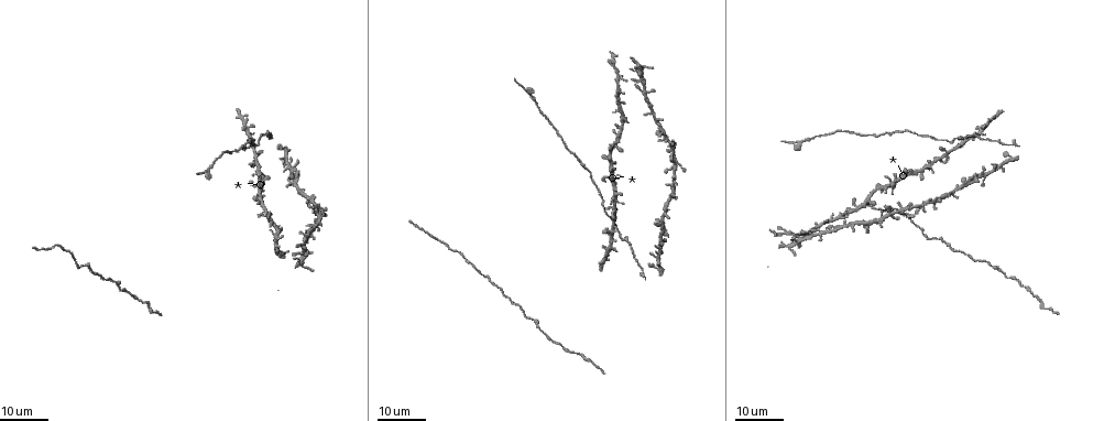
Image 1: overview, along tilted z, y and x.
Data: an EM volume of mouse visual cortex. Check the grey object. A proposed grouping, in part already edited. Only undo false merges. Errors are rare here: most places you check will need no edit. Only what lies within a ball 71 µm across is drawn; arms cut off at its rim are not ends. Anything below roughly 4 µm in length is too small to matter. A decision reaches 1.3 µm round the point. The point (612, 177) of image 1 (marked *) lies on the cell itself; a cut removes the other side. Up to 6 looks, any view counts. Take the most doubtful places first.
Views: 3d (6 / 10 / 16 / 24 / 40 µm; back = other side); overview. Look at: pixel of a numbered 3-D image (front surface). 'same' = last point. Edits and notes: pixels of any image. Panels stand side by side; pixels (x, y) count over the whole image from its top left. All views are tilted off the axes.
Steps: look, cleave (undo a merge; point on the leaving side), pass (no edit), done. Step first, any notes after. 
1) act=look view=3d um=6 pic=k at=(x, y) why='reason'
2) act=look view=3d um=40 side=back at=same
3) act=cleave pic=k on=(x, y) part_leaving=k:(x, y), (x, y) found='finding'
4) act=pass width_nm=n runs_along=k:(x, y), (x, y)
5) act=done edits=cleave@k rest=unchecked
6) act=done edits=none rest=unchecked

act=look view=3d um=16 pic=1 at=(952, 140) why='a fork'

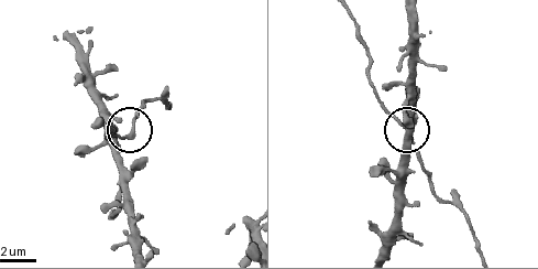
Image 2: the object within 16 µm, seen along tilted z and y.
act=look view=3d um=6 pic=2 at=(132, 134) why='closer look'

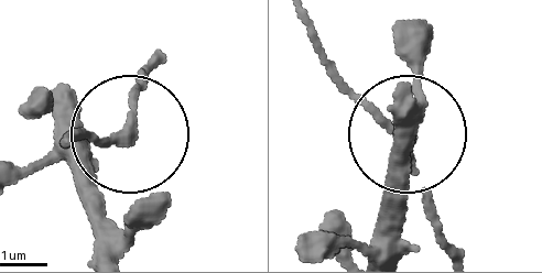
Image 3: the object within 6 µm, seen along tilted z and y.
act=pass runs_along=3:(95, 246), (96, 205), (151, 64) found='all the same cell'

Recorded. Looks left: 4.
act=look view=3d um=16 pic=1 at=(621, 78) why='three-way junction'

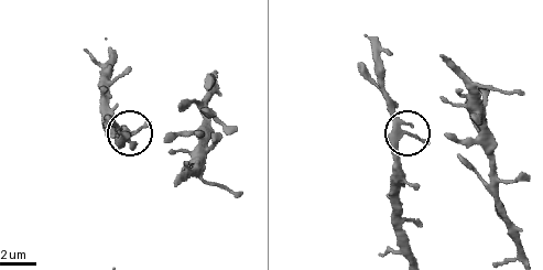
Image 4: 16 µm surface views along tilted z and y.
act=look view=3d um=10 pic=4 at=(409, 134) why='zoom in'

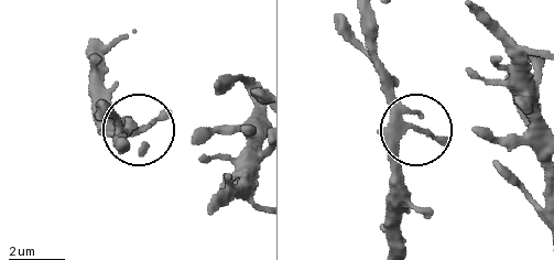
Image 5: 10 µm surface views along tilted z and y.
act=look view=3d um=10 side=back pic=5 at=(416, 128)

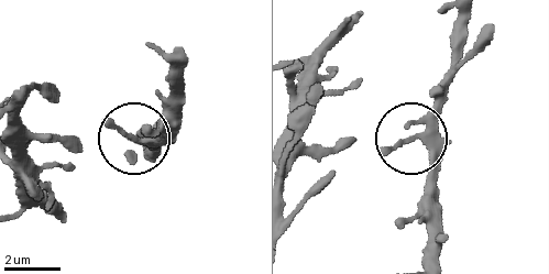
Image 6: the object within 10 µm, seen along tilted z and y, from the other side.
act=pass found='continuous, no second cell'

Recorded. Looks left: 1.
act=done edits=none rest=unchecked

